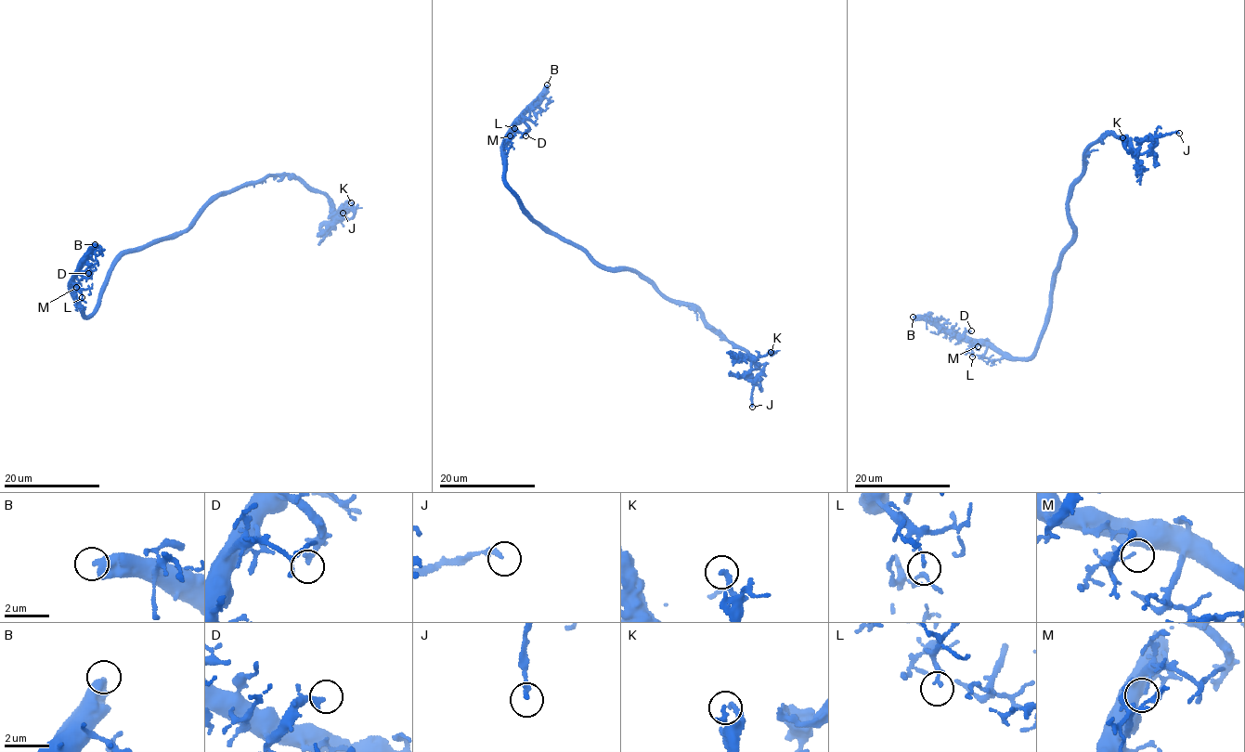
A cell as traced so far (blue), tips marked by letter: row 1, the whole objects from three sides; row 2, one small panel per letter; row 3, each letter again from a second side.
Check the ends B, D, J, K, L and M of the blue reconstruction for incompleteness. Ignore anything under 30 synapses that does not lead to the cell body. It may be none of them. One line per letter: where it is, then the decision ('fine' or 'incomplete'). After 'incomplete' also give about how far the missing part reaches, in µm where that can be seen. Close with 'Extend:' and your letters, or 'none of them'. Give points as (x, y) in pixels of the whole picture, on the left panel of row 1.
B: place (95, 244); incomplete; missing 10 µm
D: place (88, 273); fine
J: place (343, 213); fine
K: place (351, 202); fine
L: place (82, 297); fine
M: place (76, 287); fine
Extend: B

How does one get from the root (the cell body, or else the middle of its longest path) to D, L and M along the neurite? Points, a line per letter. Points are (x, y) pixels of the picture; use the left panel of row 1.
D: (166, 237), (121, 256), (98, 307), (86, 316), (71, 283), (88, 273)
L: (166, 237), (121, 256), (108, 278), (98, 307), (86, 316), (74, 301), (71, 283), (82, 297)
M: (166, 237), (121, 256), (108, 278), (98, 307), (86, 316), (74, 301), (71, 283), (76, 287)

